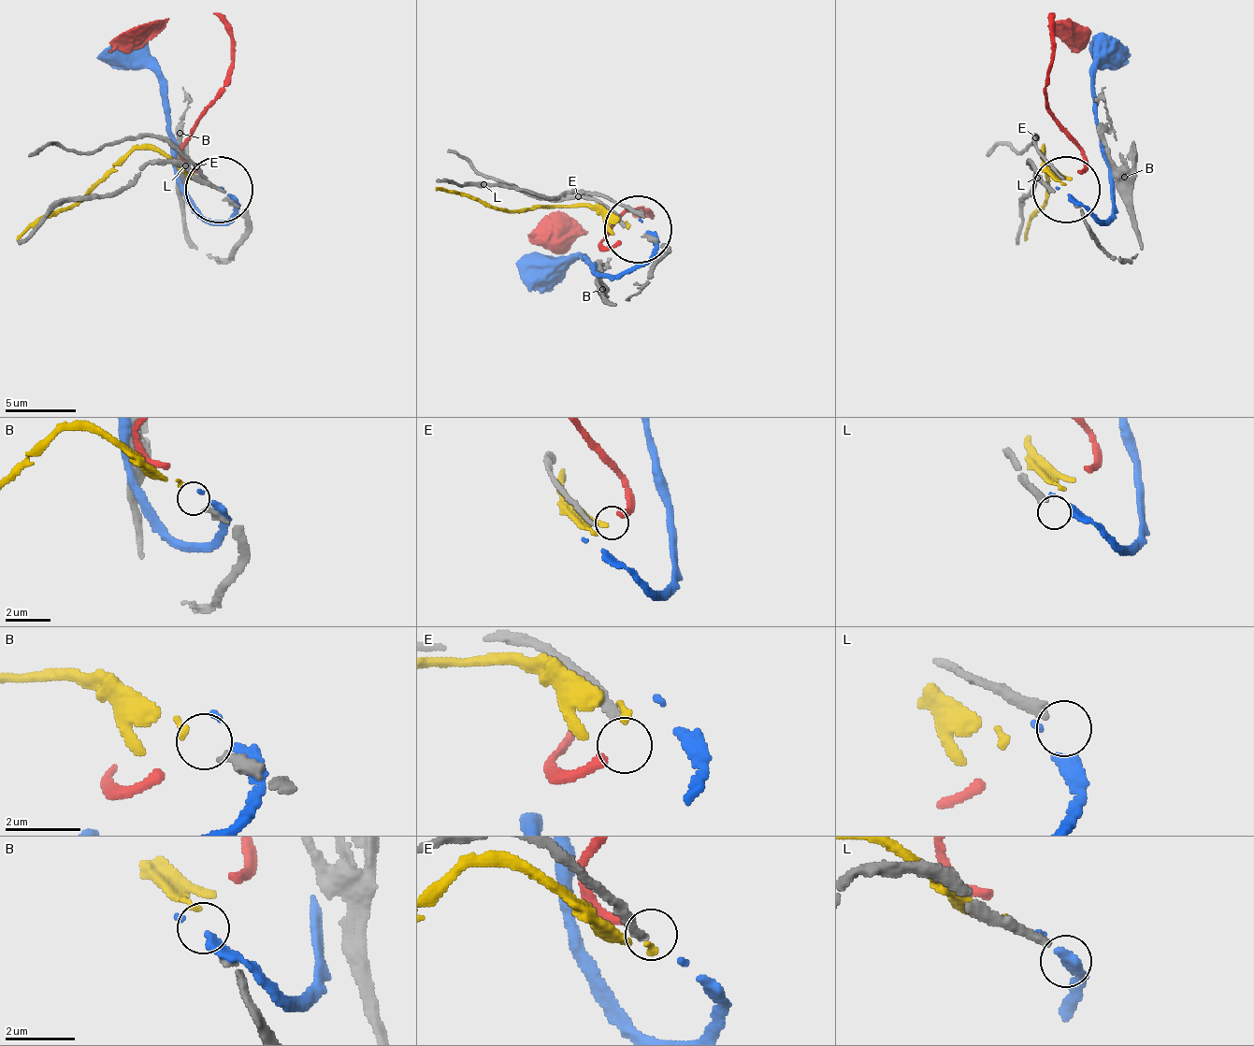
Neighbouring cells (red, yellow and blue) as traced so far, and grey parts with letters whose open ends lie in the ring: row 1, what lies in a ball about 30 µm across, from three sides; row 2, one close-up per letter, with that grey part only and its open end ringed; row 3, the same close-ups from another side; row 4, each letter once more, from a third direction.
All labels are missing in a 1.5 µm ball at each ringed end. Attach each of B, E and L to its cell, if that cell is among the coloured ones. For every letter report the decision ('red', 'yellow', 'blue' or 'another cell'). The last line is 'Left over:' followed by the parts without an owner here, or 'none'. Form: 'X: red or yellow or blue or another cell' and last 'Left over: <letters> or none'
B: yellow
E: red
L: another cell
Left over: L

